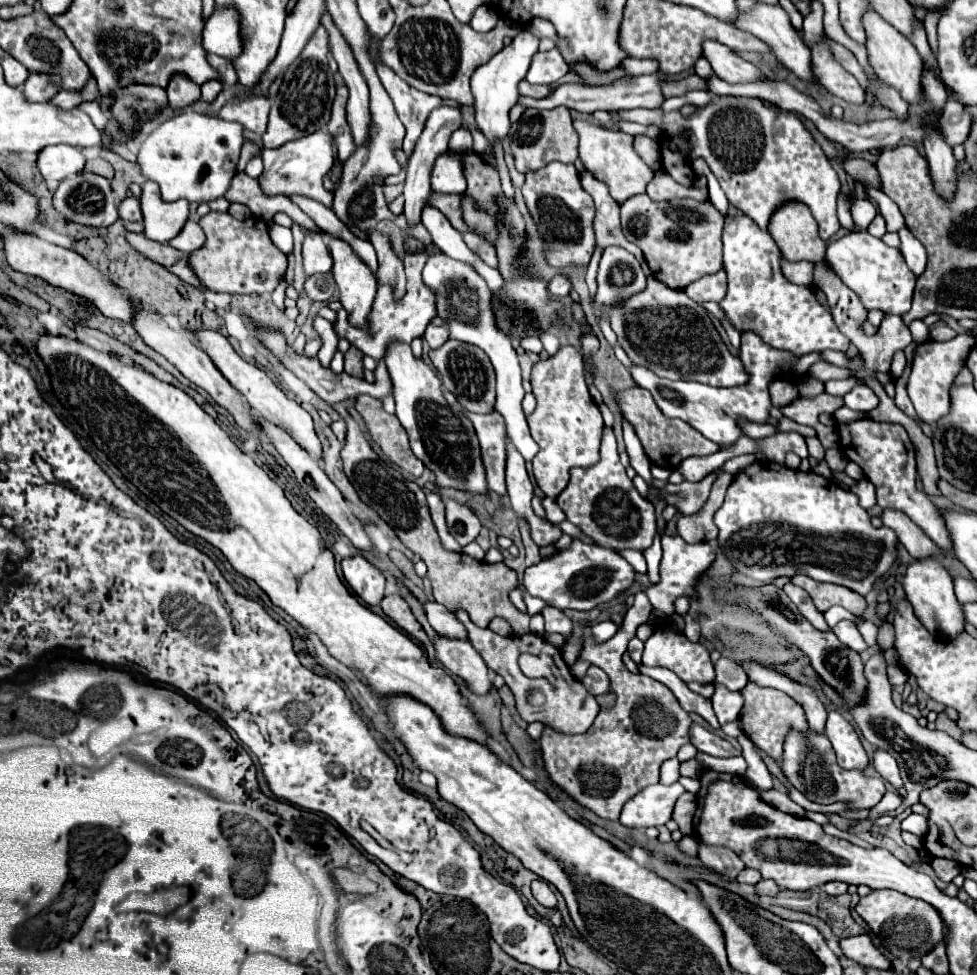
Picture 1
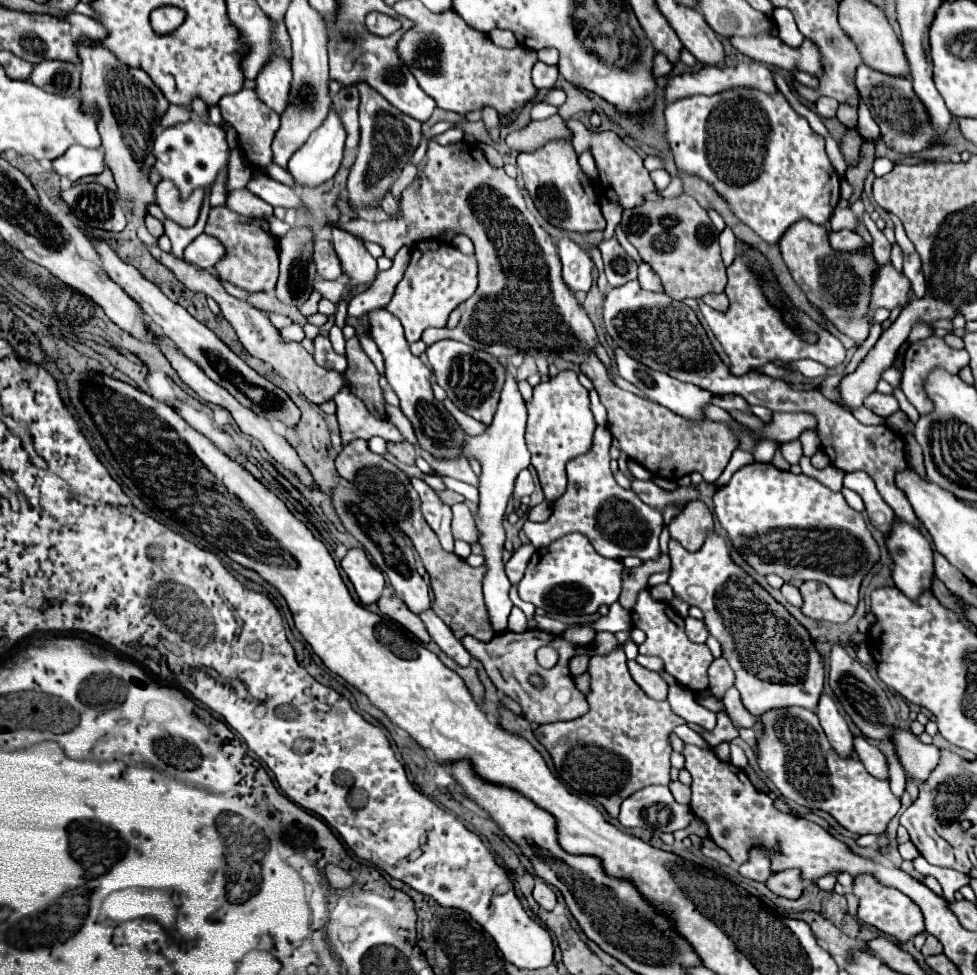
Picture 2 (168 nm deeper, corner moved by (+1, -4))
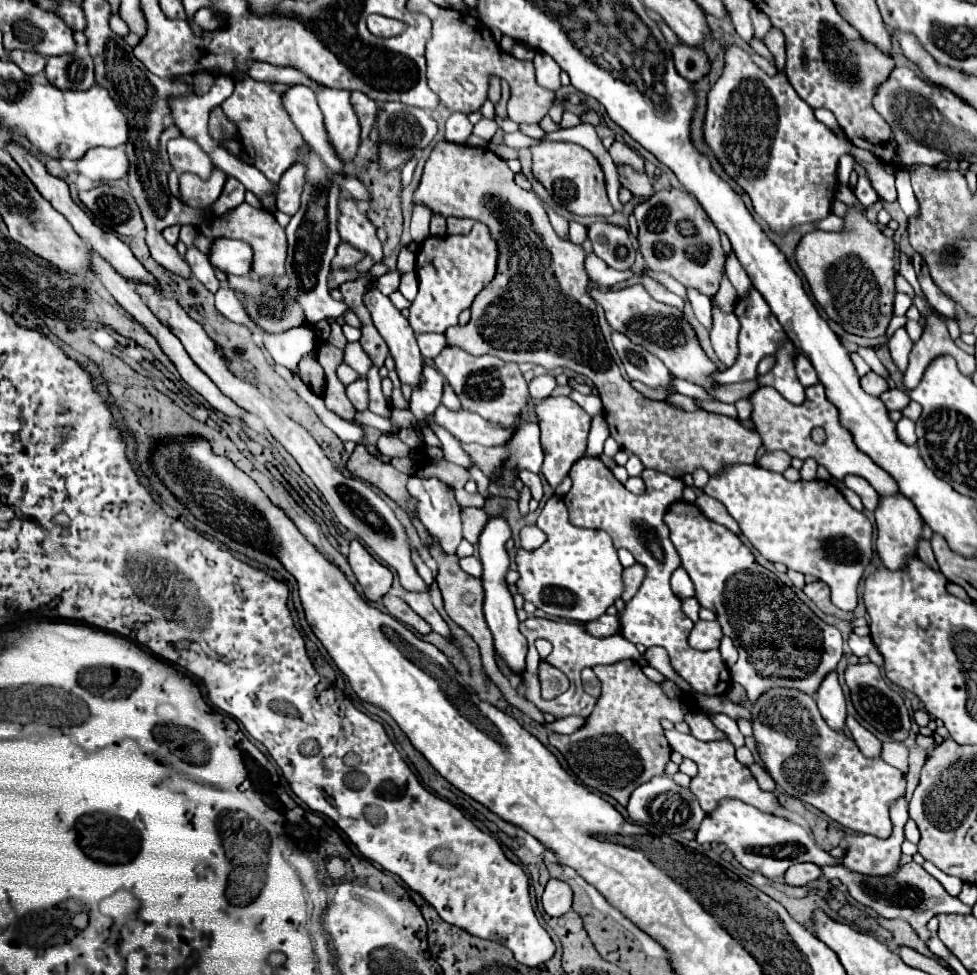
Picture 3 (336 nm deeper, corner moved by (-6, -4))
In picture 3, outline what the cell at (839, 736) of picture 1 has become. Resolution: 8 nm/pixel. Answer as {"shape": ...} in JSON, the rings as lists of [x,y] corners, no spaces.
{"shape":[[[836,670],[830,672],[822,680],[822,684],[816,692],[816,704],[818,704],[820,714],[828,722],[828,726],[836,728],[840,732],[844,728],[844,720],[846,720],[846,698],[838,684]]]}

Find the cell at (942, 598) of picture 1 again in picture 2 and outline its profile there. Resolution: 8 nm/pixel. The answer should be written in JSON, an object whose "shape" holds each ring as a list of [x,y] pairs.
{"shape":[[[897,520],[897,524],[893,526],[893,532],[887,536],[887,548],[889,554],[895,560],[895,568],[893,568],[893,580],[895,586],[909,598],[909,600],[919,600],[919,596],[923,596],[925,592],[929,592],[933,588],[933,550],[931,544],[927,542],[927,538],[911,524],[903,524]]]}

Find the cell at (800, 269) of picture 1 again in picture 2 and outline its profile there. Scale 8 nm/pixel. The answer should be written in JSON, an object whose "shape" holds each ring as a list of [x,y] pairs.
{"shape":[[[737,88],[737,90],[727,90],[727,92],[721,92],[721,94],[715,94],[715,96],[691,96],[691,98],[685,98],[685,100],[677,100],[673,104],[669,104],[665,108],[665,136],[669,140],[669,146],[671,146],[671,152],[673,152],[673,160],[677,164],[677,168],[681,172],[687,172],[687,174],[695,174],[699,176],[701,180],[705,180],[727,204],[729,208],[733,210],[733,214],[745,222],[749,228],[753,228],[765,242],[769,244],[777,244],[777,240],[781,238],[781,234],[797,220],[811,220],[813,224],[825,224],[837,202],[839,202],[839,176],[835,172],[835,168],[831,166],[829,158],[827,158],[827,152],[825,152],[825,138],[815,134],[809,126],[809,122],[799,116],[791,106],[789,102],[785,100],[783,94],[775,94],[775,96],[769,96],[769,94],[763,94],[759,90],[749,90],[749,88]]]}

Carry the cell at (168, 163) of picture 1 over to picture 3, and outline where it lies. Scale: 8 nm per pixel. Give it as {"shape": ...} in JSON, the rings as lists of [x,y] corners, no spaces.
{"shape":[[[176,138],[168,142],[168,156],[170,164],[176,172],[192,172],[198,174],[200,178],[208,178],[210,172],[214,170],[214,164],[210,156],[190,138]]]}

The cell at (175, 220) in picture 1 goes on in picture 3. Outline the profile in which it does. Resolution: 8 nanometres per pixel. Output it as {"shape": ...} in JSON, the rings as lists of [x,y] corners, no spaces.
{"shape":[[[218,168],[216,172],[212,172],[208,180],[200,180],[200,176],[192,176],[192,174],[182,174],[180,176],[180,194],[182,194],[184,204],[192,208],[208,208],[210,204],[218,200],[226,178],[228,176],[220,172]]]}

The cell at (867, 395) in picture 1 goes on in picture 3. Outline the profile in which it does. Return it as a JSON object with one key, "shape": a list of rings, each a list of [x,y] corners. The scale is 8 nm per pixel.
{"shape":[[[890,388],[890,390],[886,390],[882,396],[880,396],[880,400],[886,404],[886,408],[892,412],[892,410],[904,410],[906,406],[908,406],[908,402],[910,402],[910,398],[908,398],[908,394],[904,392],[904,390],[900,390],[900,388]]]}

